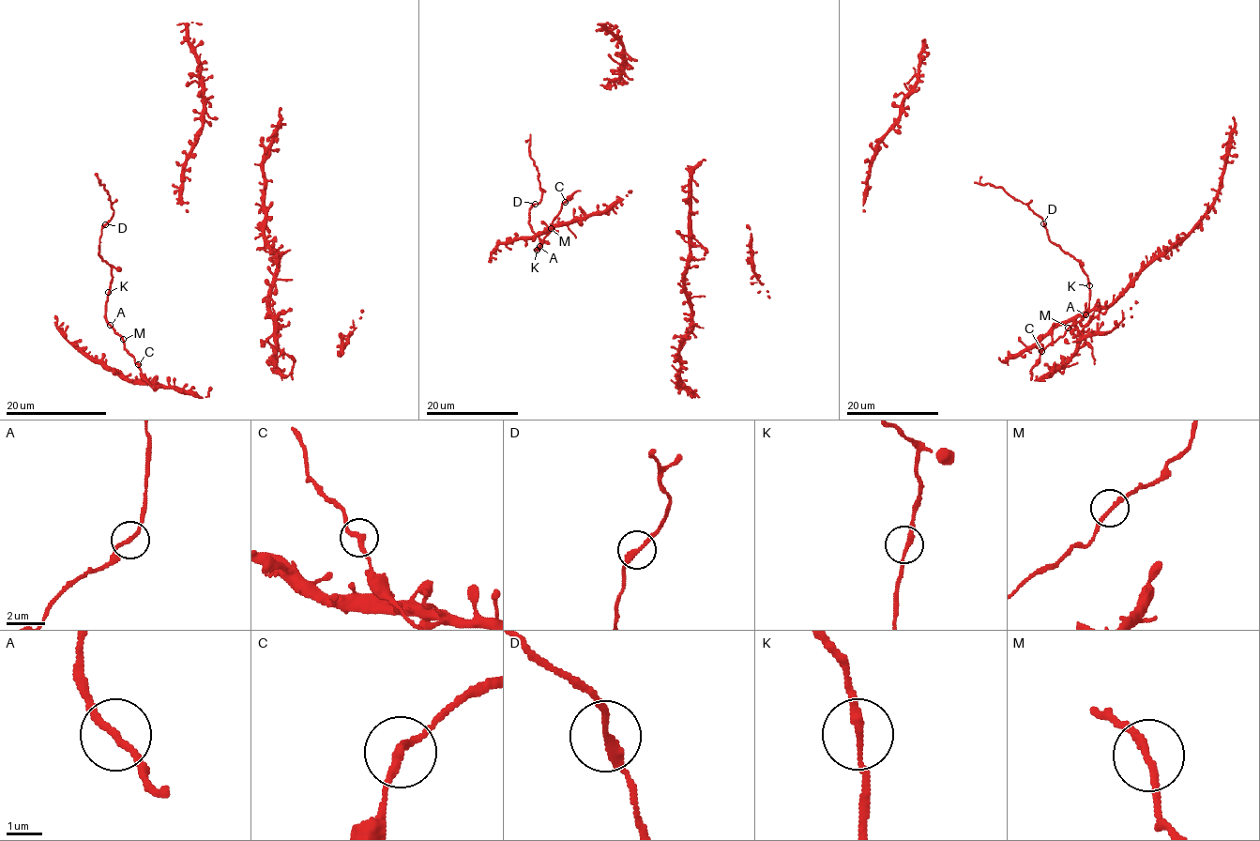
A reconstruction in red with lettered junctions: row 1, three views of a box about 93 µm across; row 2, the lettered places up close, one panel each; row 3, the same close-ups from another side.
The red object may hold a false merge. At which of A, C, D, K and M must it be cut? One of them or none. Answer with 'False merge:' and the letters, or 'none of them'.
False merge: none of them

